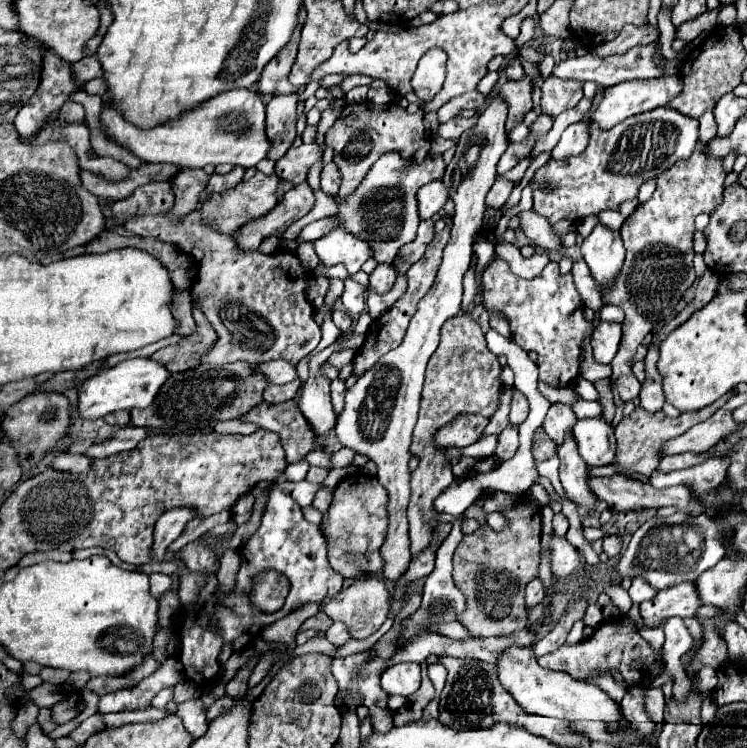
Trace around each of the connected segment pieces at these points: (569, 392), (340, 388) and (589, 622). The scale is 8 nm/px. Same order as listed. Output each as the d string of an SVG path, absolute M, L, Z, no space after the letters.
M538 381L538 391L548 397L552 403L566 403L566 405L574 405L580 395L572 389L572 387L564 387L564 389L552 389L548 385L544 385L542 381Z
M334 379L330 383L330 387L332 387L332 405L334 405L334 411L342 413L342 409L344 409L344 397L346 397L346 387L344 387L344 383L340 379Z
M596 603L589 605L583 618L584 624L590 627L596 627L600 623L600 615L602 615L600 606Z

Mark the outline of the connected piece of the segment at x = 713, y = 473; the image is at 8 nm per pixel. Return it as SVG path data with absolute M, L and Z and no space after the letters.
M712 457L700 465L690 469L674 471L674 473L658 473L658 469L648 477L654 487L670 487L670 485L686 485L696 495L704 495L706 489L716 489L726 485L726 467L730 467L730 457Z

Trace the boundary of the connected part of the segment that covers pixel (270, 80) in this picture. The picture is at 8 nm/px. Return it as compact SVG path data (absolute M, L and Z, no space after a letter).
M300 29L294 33L290 39L290 45L286 45L272 61L266 65L266 69L260 75L258 81L258 91L260 93L270 93L270 95L282 95L282 93L294 93L294 85L288 81L290 69L294 65L296 57L296 47L300 39Z

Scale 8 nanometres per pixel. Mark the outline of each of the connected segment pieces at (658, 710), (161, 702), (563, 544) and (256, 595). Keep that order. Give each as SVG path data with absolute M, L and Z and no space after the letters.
M650 687L646 692L646 711L653 721L664 721L665 698L661 687Z
M166 687L152 699L152 705L158 709L166 709L166 705L172 701L172 697L174 697L174 687Z
M554 535L550 549L552 549L552 573L556 577L567 577L580 565L576 547L572 547L564 537Z
M267 570L255 577L250 603L256 609L272 613L284 605L286 595L288 595L286 577L274 570Z

